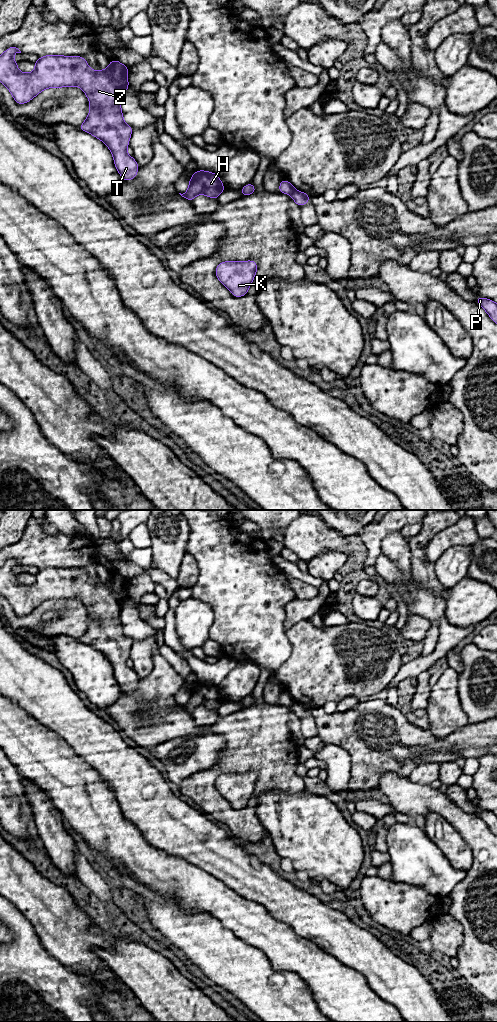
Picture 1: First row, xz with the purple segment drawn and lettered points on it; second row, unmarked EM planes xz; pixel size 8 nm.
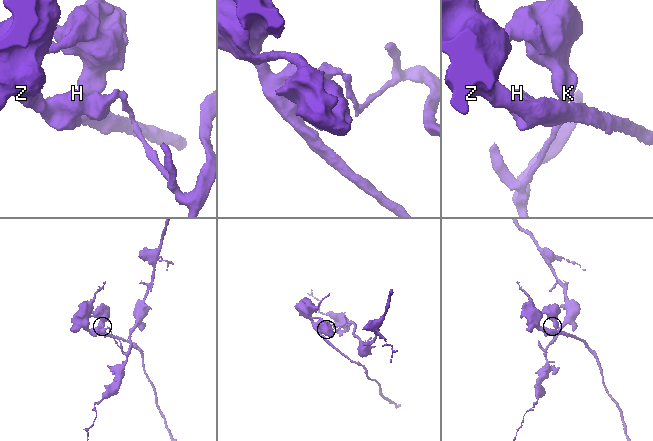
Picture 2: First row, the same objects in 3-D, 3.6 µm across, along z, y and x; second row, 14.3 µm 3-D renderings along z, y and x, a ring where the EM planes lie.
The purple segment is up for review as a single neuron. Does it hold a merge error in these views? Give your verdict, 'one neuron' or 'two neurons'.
two neurons

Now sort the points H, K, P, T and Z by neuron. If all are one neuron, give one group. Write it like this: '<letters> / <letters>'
H K T Z / P

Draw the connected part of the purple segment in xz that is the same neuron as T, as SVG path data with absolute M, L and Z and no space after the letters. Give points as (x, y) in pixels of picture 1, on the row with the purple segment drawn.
M10 47L0 55L0 81L11 92L14 101L23 105L46 88L80 87L88 97L90 111L78 129L88 132L106 144L112 153L114 165L122 180L128 182L134 179L140 166L133 156L126 153L134 129L124 122L121 110L122 94L130 89L128 83L129 67L111 58L106 70L93 71L82 56L46 55L39 57L34 63L33 73L22 73L17 69L19 62L12 60L16 53L21 53L21 51L16 47Z

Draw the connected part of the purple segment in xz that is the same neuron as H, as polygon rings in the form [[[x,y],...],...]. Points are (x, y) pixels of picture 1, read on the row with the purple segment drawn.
[[[198,169],[190,177],[187,192],[179,194],[192,203],[194,197],[199,194],[204,194],[211,199],[218,199],[225,189],[227,188],[221,182],[218,174]]]

